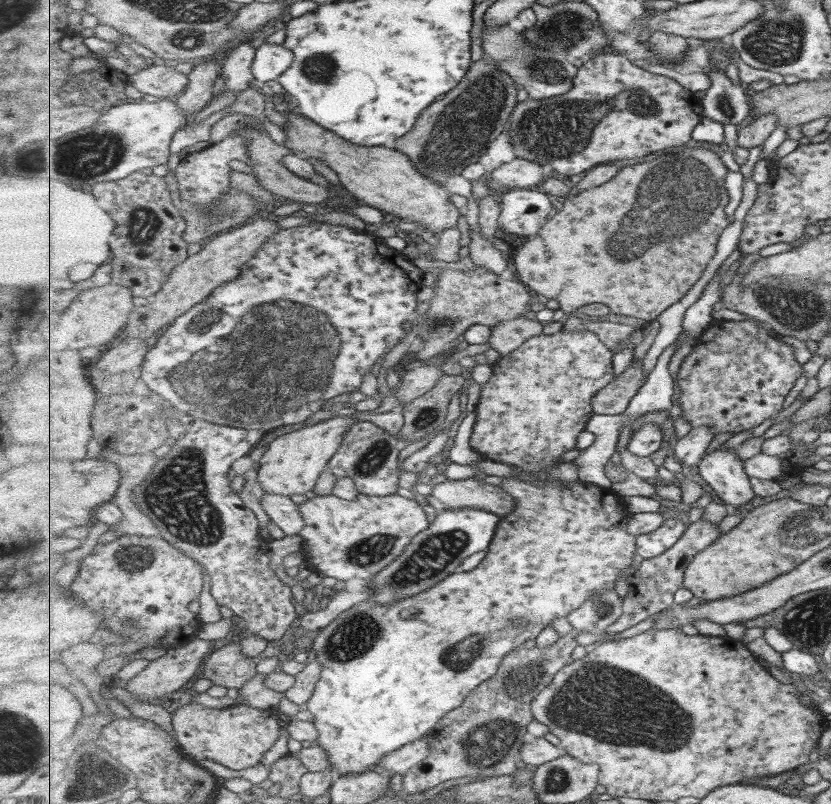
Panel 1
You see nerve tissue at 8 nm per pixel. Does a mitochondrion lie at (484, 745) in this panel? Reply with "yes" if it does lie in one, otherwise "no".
yes

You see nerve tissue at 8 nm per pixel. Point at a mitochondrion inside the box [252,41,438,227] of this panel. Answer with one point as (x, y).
(320, 69)

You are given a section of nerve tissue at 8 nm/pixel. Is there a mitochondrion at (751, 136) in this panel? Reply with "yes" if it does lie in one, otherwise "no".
no

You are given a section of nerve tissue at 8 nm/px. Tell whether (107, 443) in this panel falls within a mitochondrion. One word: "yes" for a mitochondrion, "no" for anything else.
no

